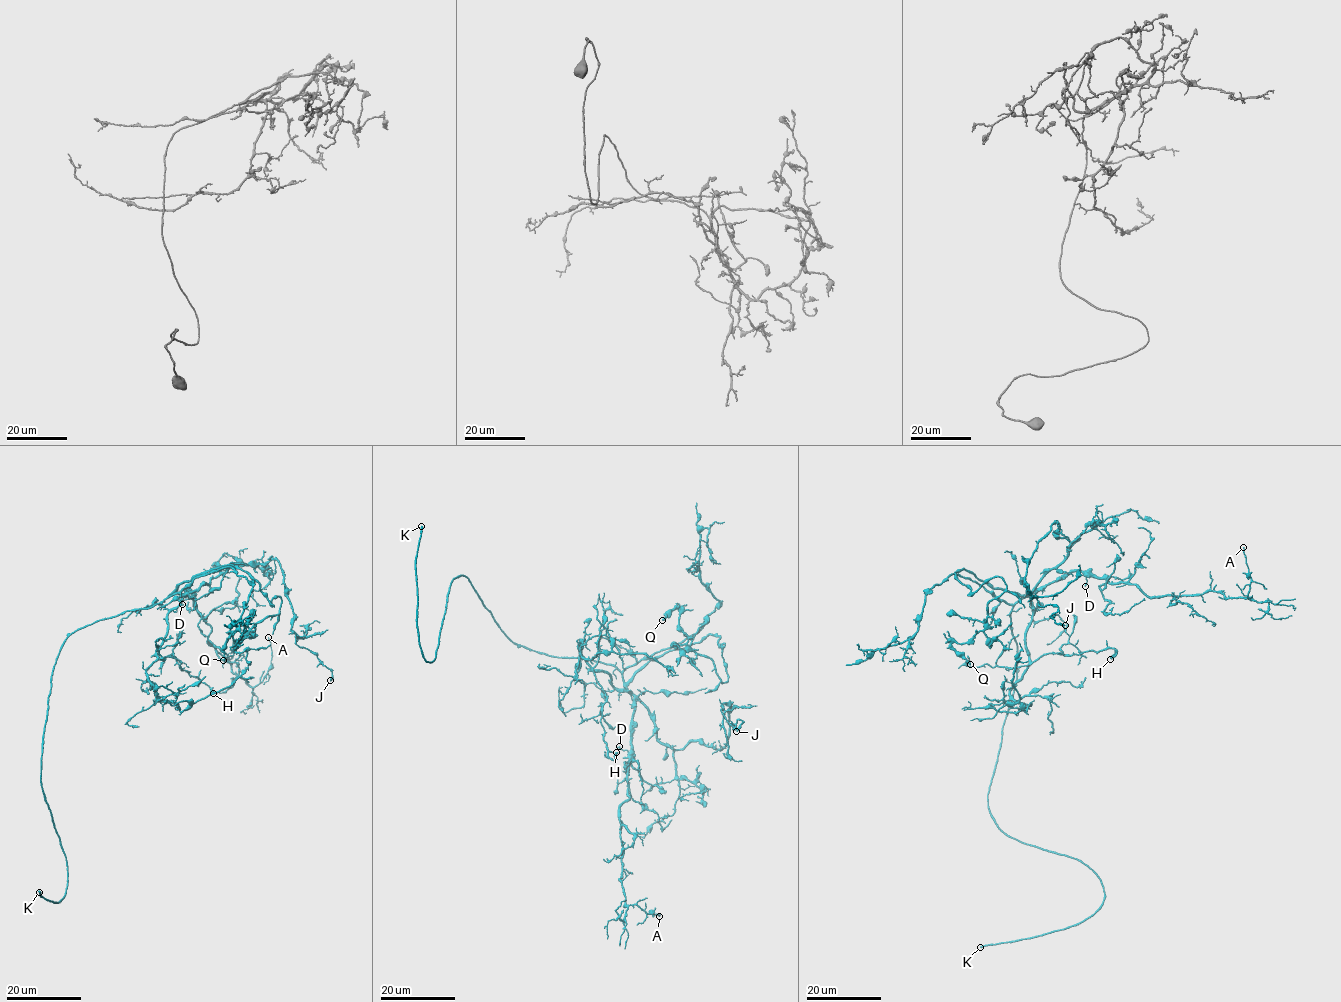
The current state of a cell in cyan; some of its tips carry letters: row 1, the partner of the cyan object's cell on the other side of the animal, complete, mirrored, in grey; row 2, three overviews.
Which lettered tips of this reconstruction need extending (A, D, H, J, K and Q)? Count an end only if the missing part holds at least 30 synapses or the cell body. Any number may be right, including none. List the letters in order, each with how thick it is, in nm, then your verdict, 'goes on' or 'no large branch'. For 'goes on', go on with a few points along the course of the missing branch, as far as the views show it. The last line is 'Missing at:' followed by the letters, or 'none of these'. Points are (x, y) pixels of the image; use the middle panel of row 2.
A: 120 nm | no large branch
D: 170 nm | no large branch
H: 360 nm | no large branch
J: 200 nm | no large branch
K: 300 nm | goes on
Q: 200 nm | no large branch
Missing at: K

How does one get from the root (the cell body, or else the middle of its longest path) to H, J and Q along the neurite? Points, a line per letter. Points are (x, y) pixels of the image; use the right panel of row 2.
H: (1015, 671), (1009, 617), (1029, 593), (1034, 611), (1025, 640), (1032, 662), (1051, 653), (1114, 647), (1110, 659)
J: (1015, 671), (1009, 615), (1067, 555), (1056, 522), (1024, 582), (1065, 625)
Q: (1015, 671), (1021, 597), (963, 567), (971, 593), (1006, 585), (983, 629), (951, 644), (970, 664)

